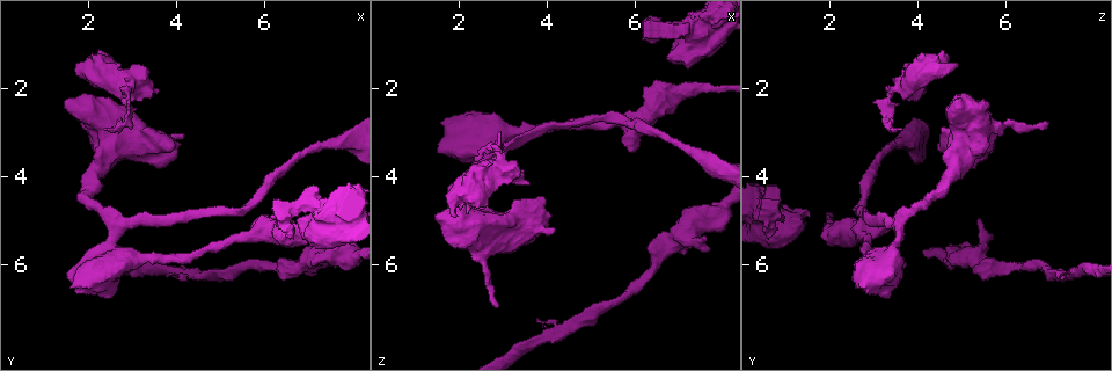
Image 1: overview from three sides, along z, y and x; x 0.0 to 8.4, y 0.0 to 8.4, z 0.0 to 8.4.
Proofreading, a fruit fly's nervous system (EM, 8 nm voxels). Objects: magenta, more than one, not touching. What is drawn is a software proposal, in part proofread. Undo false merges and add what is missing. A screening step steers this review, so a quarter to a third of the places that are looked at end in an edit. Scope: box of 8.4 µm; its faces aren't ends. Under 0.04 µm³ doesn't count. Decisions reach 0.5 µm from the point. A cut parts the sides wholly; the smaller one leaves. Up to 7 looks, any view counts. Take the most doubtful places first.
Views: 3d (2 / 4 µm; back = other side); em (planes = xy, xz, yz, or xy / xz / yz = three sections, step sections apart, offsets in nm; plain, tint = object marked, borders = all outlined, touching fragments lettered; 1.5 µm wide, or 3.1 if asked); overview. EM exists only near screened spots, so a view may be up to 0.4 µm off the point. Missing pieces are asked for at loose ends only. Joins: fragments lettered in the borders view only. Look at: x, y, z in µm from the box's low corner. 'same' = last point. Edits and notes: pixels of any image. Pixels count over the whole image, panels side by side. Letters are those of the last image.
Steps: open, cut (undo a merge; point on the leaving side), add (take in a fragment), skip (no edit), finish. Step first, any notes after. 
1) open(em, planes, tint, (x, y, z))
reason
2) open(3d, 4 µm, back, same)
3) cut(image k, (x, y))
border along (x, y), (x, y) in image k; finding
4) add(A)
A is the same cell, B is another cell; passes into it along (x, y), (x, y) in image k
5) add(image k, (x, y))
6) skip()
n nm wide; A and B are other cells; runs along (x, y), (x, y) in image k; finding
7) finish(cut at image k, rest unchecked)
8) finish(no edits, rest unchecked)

open(3d, 4 µm, (6.70, 4.95, 1.25))
branch stops here

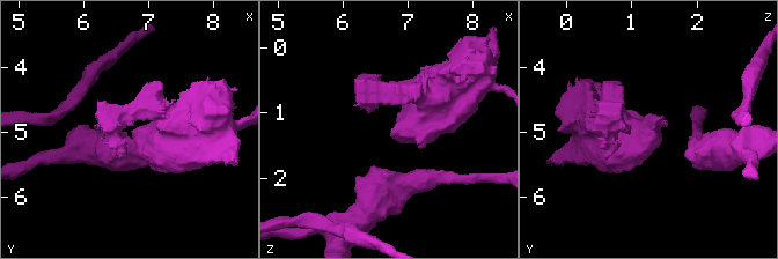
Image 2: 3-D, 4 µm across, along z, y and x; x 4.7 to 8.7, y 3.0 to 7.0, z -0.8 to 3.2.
open(em, planes, borders, (6.70, 4.95, 1.30))

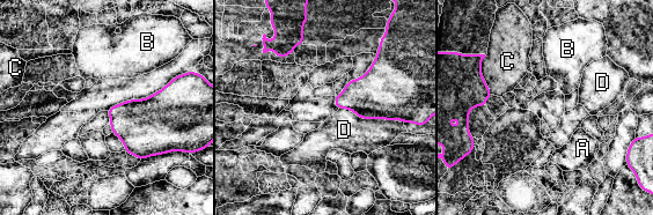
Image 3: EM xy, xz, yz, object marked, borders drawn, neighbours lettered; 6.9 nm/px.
add(D)
D is the same cell, A, B and C are other cells; passes into it along (390, 90), (367, 118), (344, 130) in image 3; it goes on there

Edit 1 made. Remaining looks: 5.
open(em, planes, plain, (1.60, 6.55, 2.80))
an open end

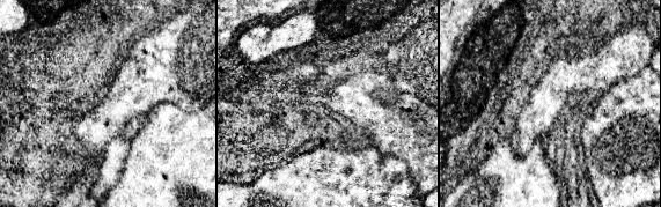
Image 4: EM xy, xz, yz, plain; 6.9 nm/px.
open(em, planes, borders, same)

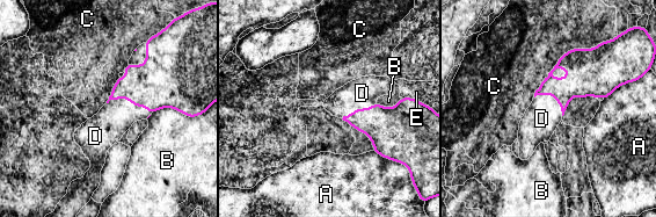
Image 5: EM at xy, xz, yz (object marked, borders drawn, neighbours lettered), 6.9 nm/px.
add(D)
C touches over 600 nm; D is the same cell, A, B, C and E are other cells; passes into it along (158, 84), (129, 101), (106, 128) in image 5; the cell continues

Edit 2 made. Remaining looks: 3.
open(overview)
redraw

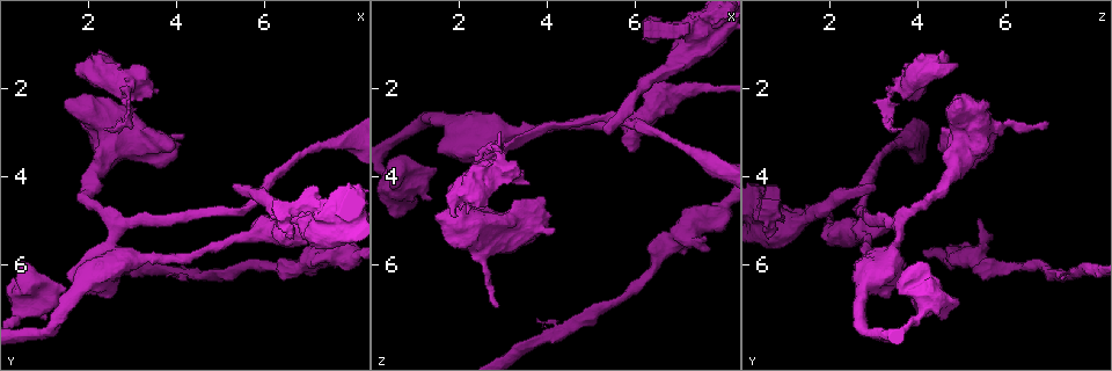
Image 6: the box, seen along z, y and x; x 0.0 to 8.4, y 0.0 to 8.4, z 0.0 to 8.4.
open(em, yz, step 8, tint, (3.45, 5.80, 2.95))
thick turns thin

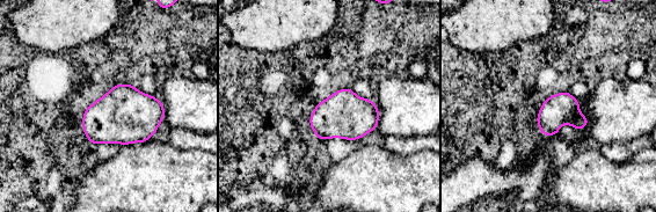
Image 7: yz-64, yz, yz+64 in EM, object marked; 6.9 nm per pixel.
open(em, planes, borders, same)
another direction

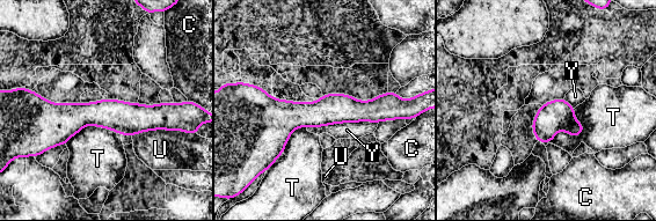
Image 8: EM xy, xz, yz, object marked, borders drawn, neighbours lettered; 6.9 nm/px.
skip()
220 nm wide; C, T, U and Y are other cells; all the same cell

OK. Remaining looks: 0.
finish(add at image 3, add at image 5, rest unchecked)

